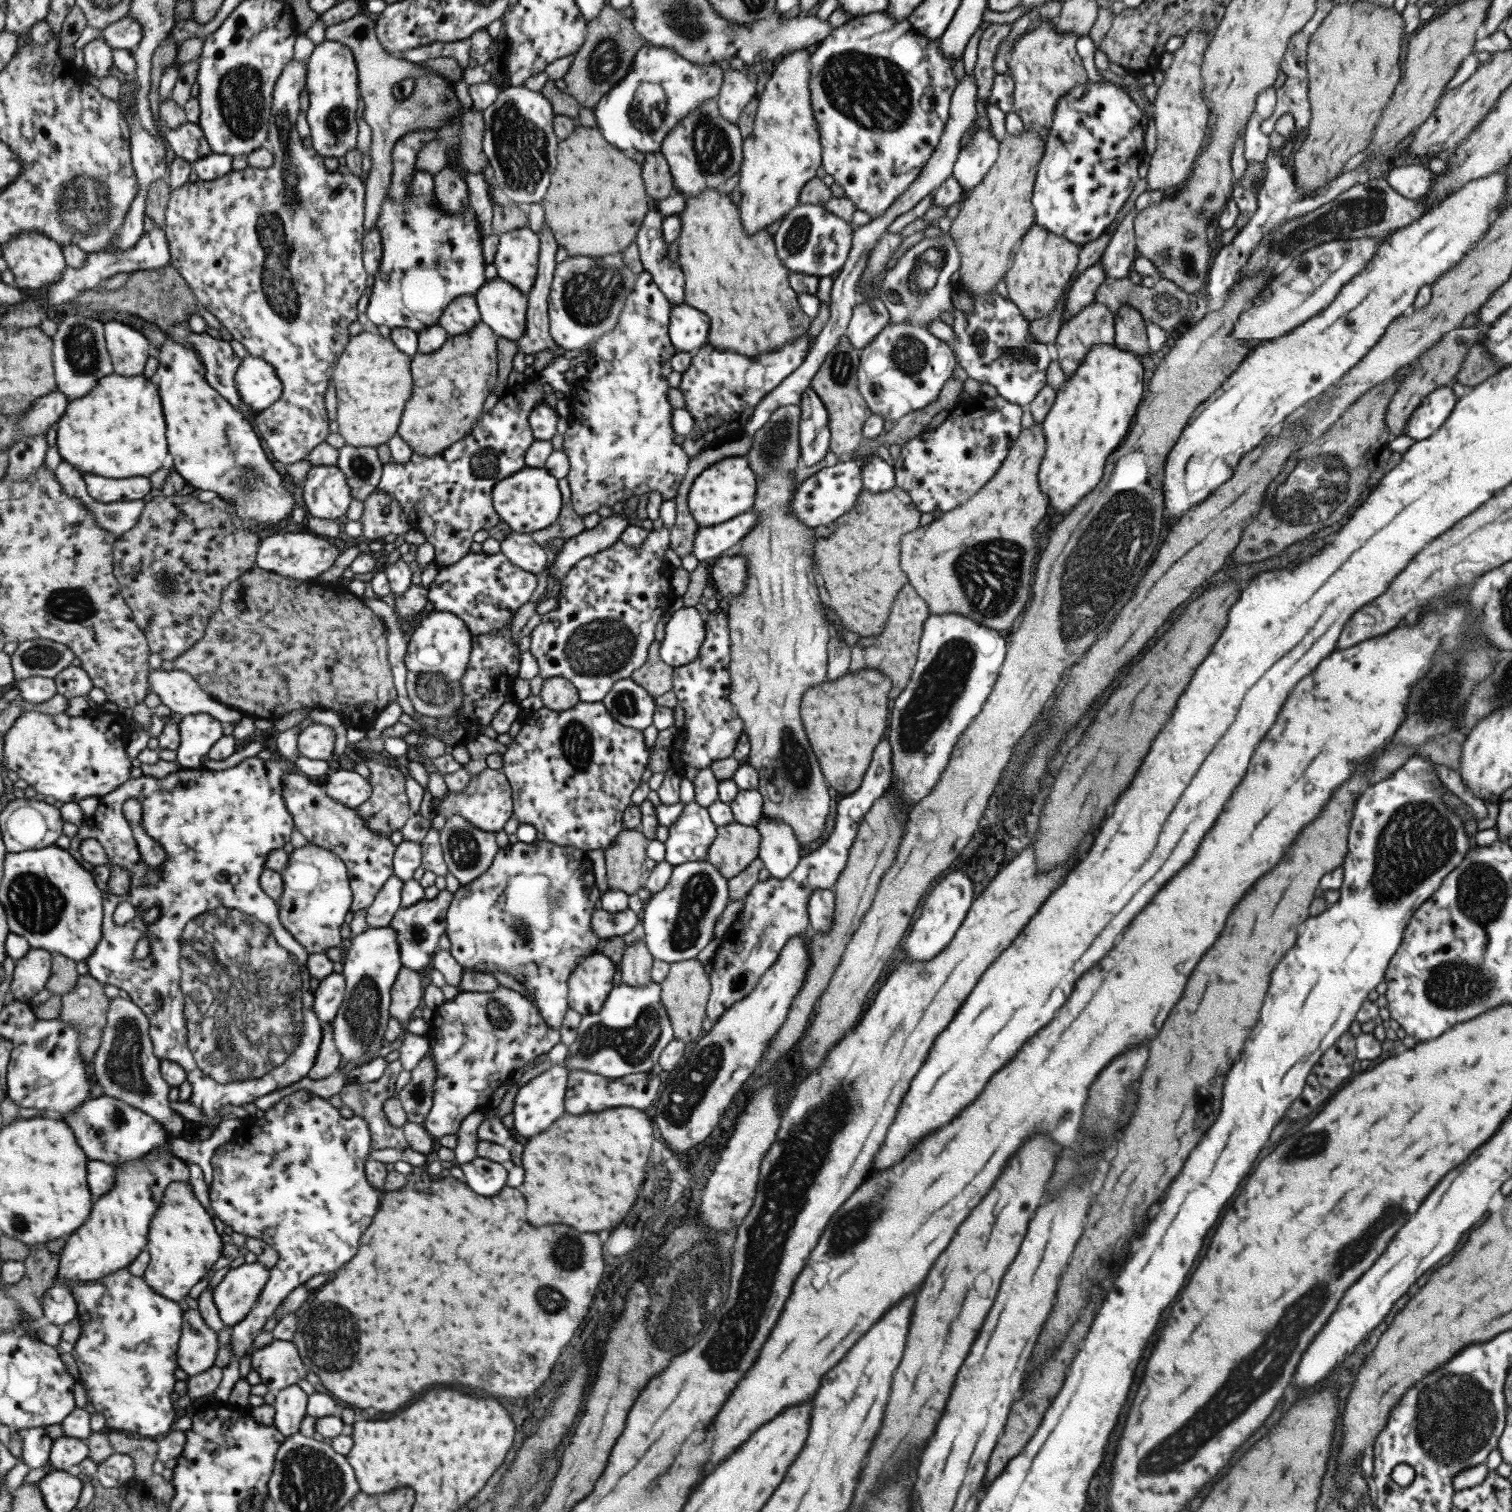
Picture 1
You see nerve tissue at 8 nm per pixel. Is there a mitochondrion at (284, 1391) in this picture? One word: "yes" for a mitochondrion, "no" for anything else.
no

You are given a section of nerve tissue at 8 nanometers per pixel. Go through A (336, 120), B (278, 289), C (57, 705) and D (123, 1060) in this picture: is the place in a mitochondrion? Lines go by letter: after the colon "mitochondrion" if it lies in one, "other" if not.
A: mitochondrion
B: mitochondrion
C: other
D: mitochondrion

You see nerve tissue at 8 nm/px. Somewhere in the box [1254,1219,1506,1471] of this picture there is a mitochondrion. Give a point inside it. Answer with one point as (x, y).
(1455, 1428)

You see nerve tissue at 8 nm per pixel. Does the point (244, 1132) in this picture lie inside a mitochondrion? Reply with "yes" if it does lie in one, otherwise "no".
no

